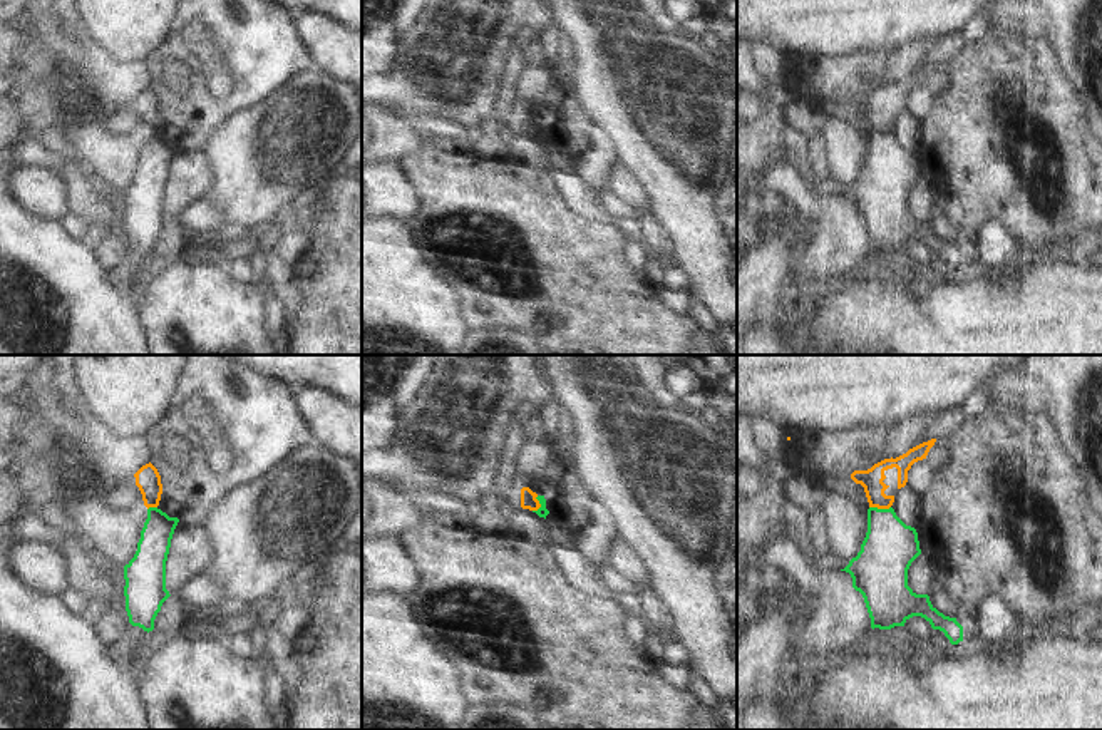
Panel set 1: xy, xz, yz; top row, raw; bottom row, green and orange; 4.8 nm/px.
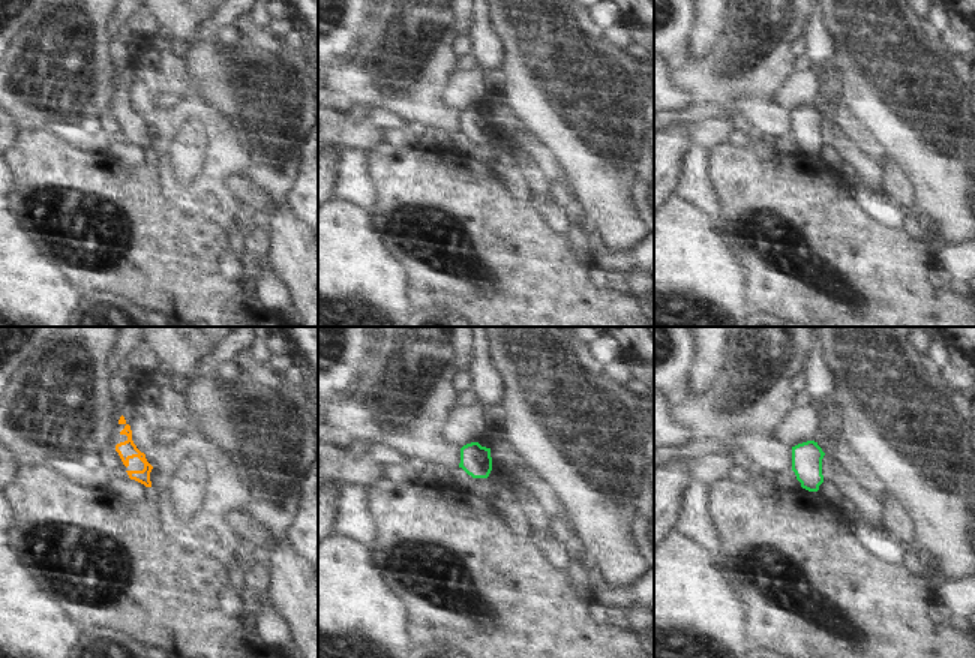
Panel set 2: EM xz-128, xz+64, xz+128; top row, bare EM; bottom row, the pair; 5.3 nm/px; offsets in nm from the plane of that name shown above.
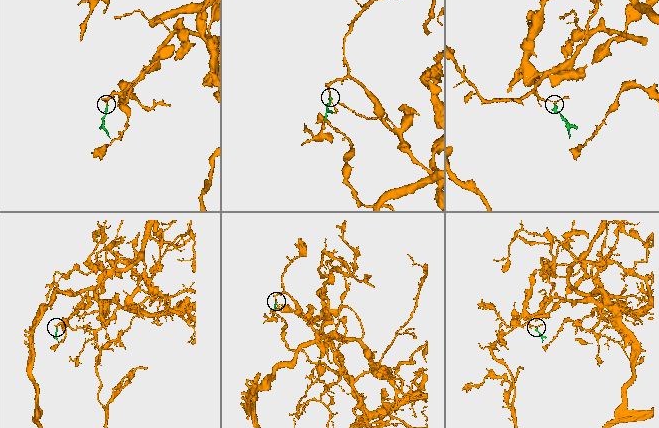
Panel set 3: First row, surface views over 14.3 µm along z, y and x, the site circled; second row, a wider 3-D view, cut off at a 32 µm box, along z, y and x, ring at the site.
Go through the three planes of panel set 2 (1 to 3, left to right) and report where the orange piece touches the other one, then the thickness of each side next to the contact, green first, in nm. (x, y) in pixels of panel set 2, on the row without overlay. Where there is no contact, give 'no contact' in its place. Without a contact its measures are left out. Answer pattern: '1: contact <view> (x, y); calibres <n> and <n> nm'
1: no contact
2: no contact
3: no contact

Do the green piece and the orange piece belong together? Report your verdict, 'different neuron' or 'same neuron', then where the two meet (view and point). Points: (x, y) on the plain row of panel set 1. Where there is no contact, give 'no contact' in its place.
different neuron; meets green in yz at (880, 134)

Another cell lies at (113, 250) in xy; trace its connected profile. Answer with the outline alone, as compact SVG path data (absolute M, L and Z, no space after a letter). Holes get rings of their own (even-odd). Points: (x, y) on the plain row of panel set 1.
M126 231L122 234L109 234L97 246L97 256L107 270L117 268L129 253L129 241Z

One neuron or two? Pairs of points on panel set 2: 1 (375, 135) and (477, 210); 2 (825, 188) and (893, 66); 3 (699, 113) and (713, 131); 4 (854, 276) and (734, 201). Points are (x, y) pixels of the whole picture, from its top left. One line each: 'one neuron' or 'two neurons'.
1: two neurons
2: two neurons
3: two neurons
4: one neuron

